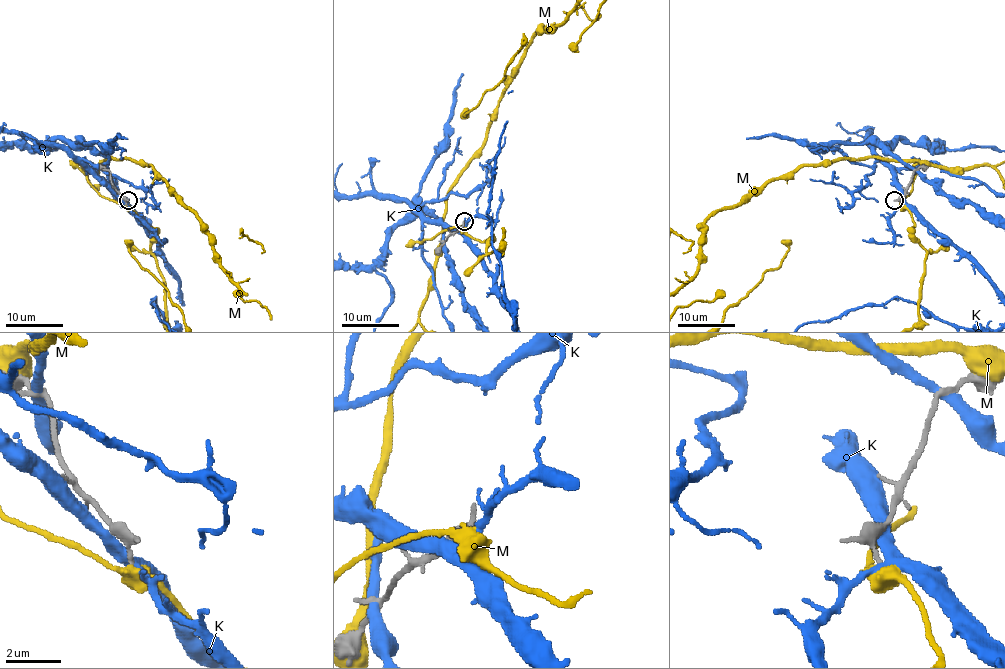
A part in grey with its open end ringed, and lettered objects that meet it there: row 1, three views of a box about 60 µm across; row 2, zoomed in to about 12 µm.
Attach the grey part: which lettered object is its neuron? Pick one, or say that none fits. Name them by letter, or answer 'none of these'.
none of these

